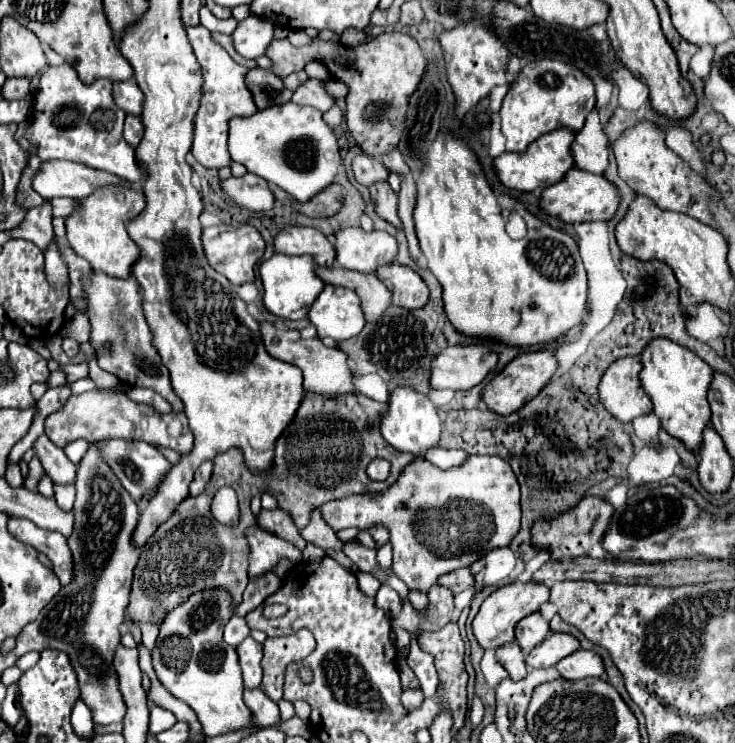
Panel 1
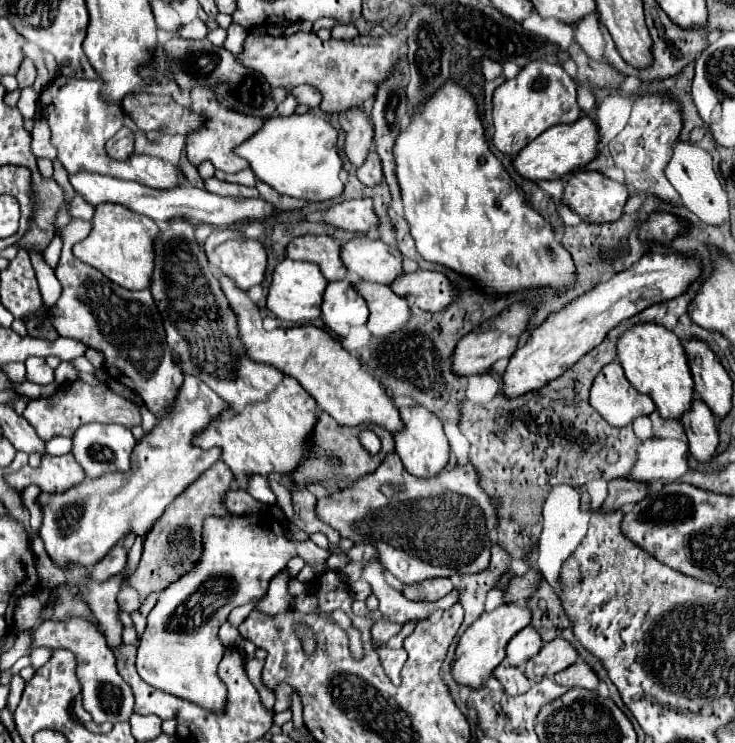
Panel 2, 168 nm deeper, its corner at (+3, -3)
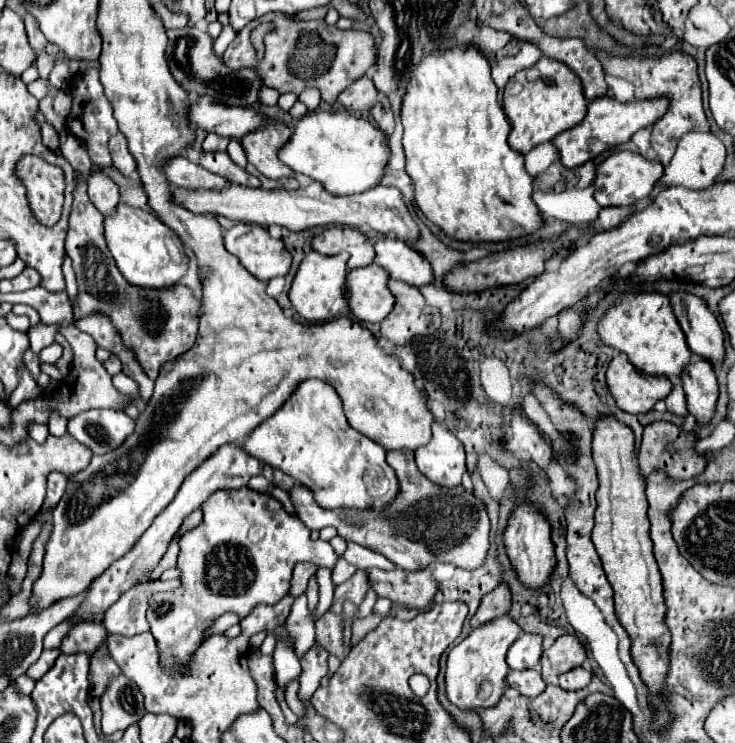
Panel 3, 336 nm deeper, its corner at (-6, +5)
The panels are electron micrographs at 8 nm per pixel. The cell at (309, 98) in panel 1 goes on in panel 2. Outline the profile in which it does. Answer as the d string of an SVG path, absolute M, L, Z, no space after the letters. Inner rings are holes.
M289 94L287 98L285 98L285 102L281 102L279 106L277 106L277 112L283 116L291 116L295 110L297 110L297 106L299 106L299 102L297 102L297 98L293 96L293 94Z

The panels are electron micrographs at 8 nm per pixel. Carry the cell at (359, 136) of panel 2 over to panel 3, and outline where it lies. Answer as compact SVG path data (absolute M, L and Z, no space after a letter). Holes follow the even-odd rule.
M362 76L338 96L338 102L350 112L368 112L378 102L378 90L368 76Z

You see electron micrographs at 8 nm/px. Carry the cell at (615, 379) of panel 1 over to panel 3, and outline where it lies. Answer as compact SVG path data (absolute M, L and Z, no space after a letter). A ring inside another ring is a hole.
M616 354L612 358L606 382L616 404L630 414L646 414L672 390L672 382L666 376L642 374L630 364L626 354Z

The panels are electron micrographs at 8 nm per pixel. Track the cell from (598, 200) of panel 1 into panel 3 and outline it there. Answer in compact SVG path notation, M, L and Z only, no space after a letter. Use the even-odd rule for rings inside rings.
M616 152L598 166L598 176L594 180L594 198L600 206L634 206L656 188L662 174L664 166L658 160L650 160L638 152Z

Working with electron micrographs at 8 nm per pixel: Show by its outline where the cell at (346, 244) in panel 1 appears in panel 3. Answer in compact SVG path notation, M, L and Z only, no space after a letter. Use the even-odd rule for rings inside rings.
M380 238L374 244L376 248L376 264L382 266L390 278L402 280L412 286L426 286L432 284L434 272L430 262L422 254L418 254L414 248L410 248L402 240L390 240Z

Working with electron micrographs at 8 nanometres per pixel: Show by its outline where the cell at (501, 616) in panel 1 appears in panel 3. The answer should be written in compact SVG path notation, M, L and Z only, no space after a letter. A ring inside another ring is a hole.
M500 616L494 622L488 622L474 630L468 638L464 638L458 646L454 646L446 660L446 696L460 710L478 710L496 706L504 694L506 686L506 652L516 642L520 634L520 626L508 618Z

